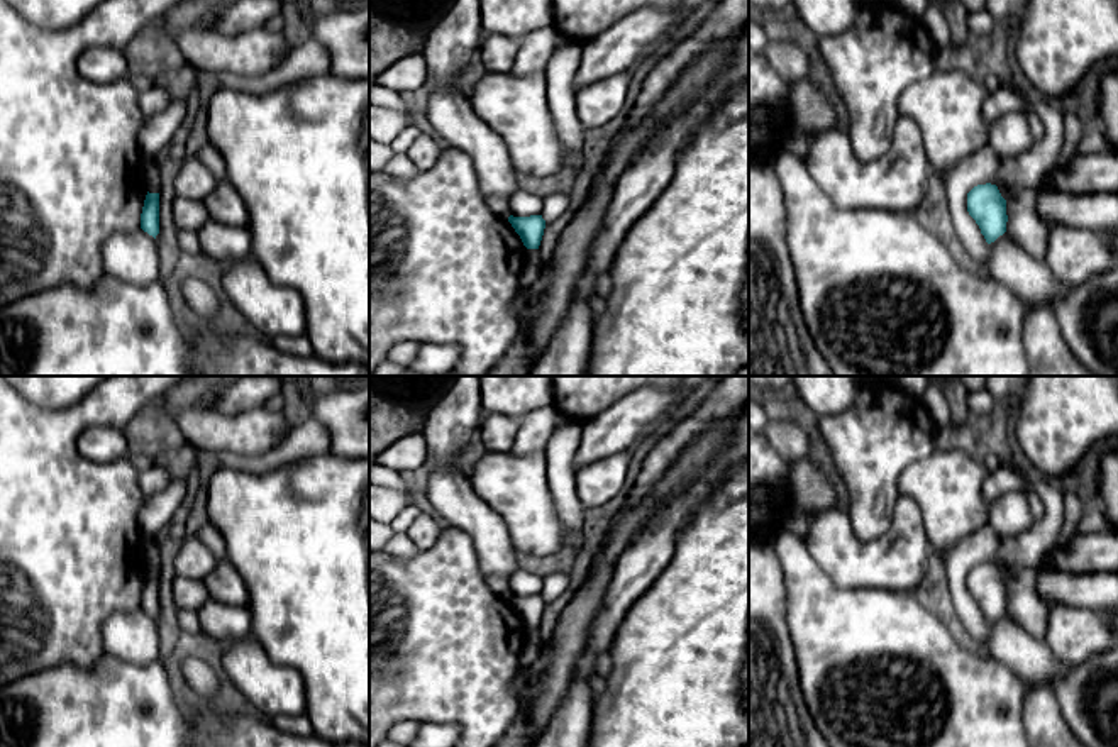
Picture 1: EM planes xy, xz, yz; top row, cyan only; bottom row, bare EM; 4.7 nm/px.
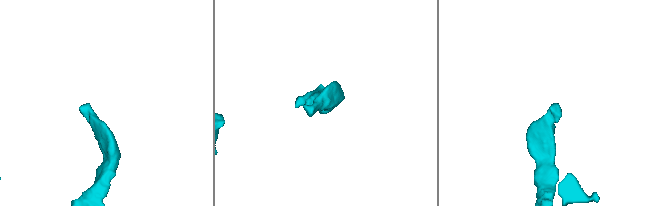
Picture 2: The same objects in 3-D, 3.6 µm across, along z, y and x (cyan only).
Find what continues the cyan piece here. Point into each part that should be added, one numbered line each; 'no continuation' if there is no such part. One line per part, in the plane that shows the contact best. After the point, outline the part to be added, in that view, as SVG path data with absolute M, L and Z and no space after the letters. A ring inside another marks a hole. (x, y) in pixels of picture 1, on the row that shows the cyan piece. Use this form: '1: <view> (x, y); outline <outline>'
no continuation

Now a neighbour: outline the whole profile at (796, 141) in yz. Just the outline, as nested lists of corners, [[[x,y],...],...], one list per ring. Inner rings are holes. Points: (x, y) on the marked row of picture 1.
[[[789,122],[781,147],[794,154],[798,159],[801,159],[806,164],[806,156],[810,151],[810,136],[805,130],[801,130],[798,125]]]

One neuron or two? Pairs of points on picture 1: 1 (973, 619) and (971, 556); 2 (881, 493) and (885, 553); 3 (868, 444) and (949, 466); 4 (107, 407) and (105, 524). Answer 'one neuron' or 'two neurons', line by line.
1: one neuron
2: two neurons
3: two neurons
4: one neuron

